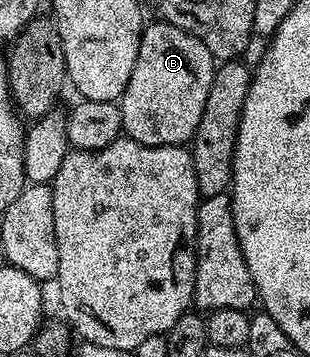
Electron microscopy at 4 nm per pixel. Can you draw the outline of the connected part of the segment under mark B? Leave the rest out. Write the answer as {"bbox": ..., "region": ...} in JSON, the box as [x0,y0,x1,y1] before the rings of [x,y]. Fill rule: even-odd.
{"bbox":[119,21,214,147],"region":[[[153,21],[150,27],[148,24],[141,32],[135,69],[131,69],[131,81],[127,81],[127,89],[119,100],[122,132],[128,138],[152,147],[180,147],[188,144],[203,117],[203,105],[207,105],[207,93],[211,93],[214,70],[213,54],[191,32],[160,21]]]}

